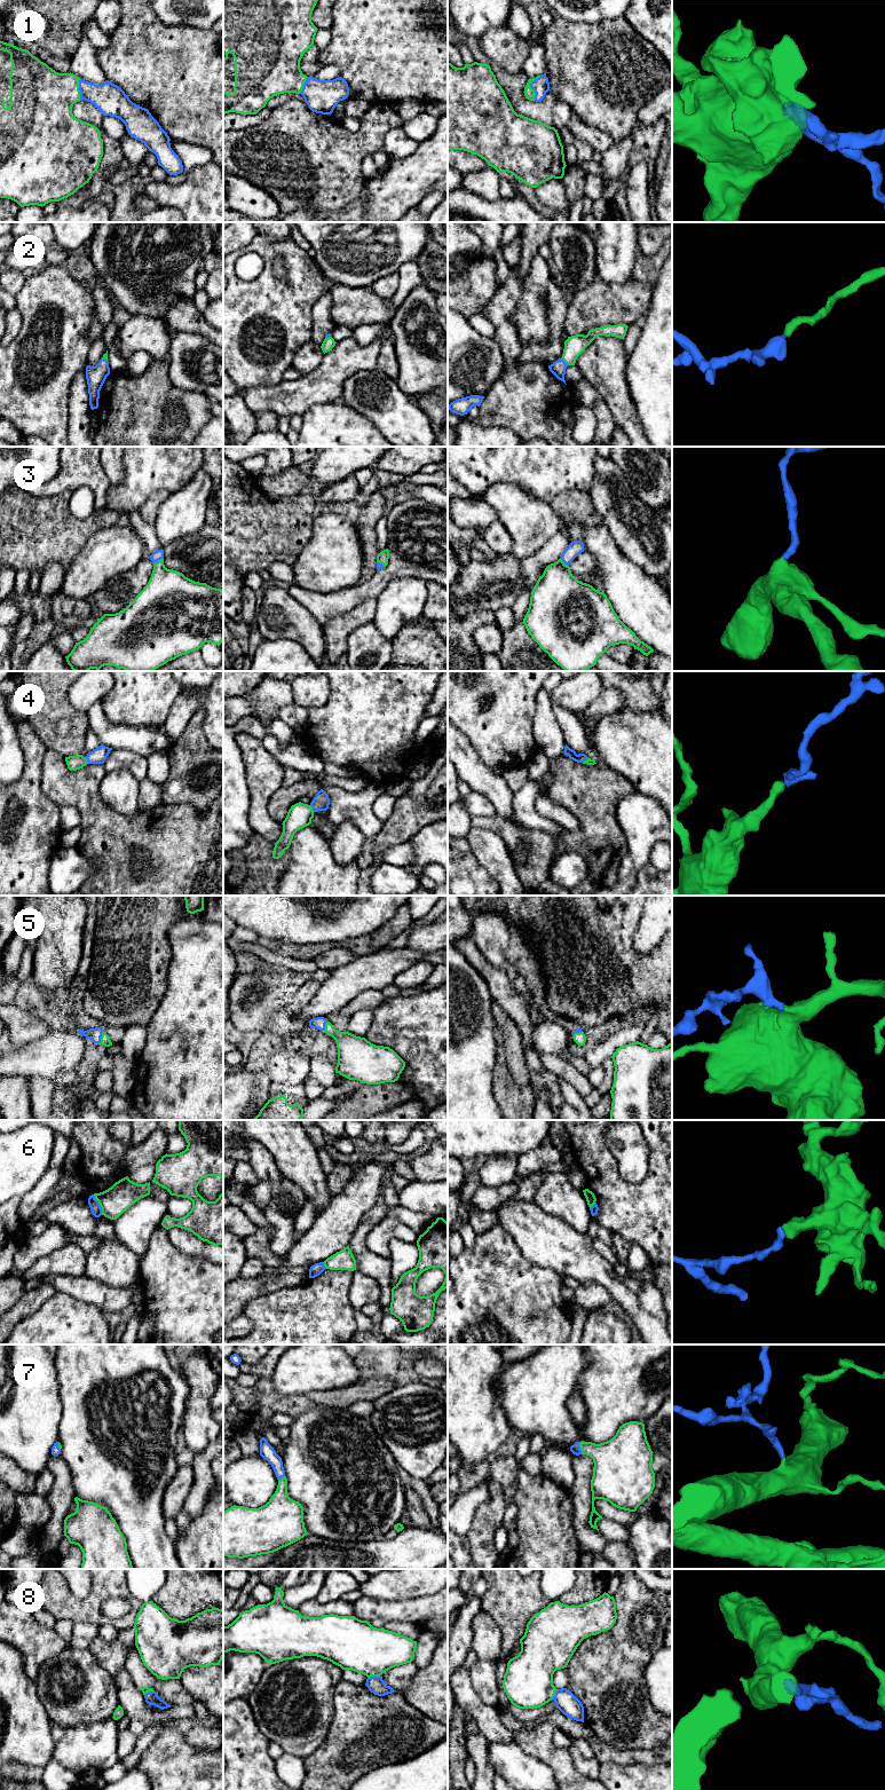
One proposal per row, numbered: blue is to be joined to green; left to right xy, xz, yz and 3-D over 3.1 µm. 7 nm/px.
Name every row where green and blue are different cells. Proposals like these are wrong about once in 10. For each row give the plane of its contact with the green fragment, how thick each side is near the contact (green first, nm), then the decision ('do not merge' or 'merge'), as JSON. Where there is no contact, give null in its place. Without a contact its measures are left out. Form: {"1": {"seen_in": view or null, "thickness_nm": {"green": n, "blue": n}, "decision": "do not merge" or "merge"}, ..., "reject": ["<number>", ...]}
{"1": {"seen_in": "yz", "thickness_nm": {"green": 80, "blue": 120}, "decision": "merge"}, "2": {"seen_in": "yz", "thickness_nm": {"green": 140, "blue": 100}, "decision": "merge"}, "3": {"seen_in": "xy", "thickness_nm": {"green": 340, "blue": 70}, "decision": "merge"}, "4": {"seen_in": "xy", "thickness_nm": {"green": 100, "blue": 110}, "decision": "merge"}, "5": {"seen_in": "xy", "thickness_nm": {"green": 70, "blue": 90}, "decision": "merge"}, "6": {"seen_in": "xy", "thickness_nm": {"green": 200, "blue": 80}, "decision": "do not merge"}, "7": {"seen_in": "yz", "thickness_nm": {"green": 280, "blue": 70}, "decision": "merge"}, "8": {"seen_in": "xz", "thickness_nm": {"green": 360, "blue": 120}, "decision": "merge"}, "reject": ["6"]}

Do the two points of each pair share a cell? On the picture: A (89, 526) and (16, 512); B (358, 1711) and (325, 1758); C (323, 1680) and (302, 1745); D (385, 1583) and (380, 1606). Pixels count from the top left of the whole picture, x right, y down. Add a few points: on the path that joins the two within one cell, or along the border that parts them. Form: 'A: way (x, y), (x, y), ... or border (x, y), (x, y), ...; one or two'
A: way (71, 526), (34, 526); one
B: way (358, 1723), (337, 1747); one
C: way (317, 1696), (317, 1721), (313, 1729); one
D: border (363, 1594), (386, 1600), (408, 1600); two

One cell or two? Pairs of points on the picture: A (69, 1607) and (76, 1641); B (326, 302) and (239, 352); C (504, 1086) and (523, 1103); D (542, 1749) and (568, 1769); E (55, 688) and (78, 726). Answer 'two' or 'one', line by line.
A: two
B: two
C: one
D: one
E: one

